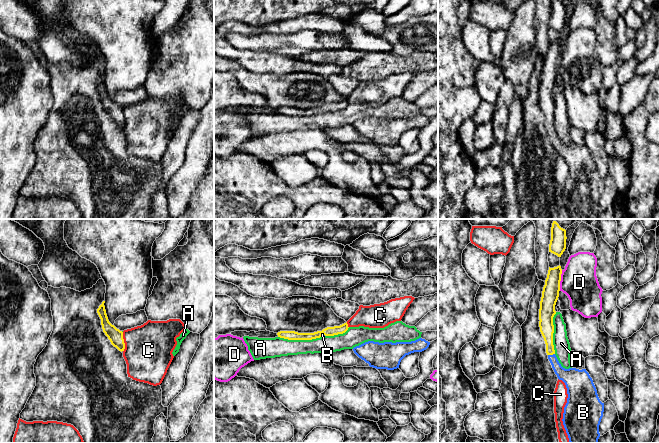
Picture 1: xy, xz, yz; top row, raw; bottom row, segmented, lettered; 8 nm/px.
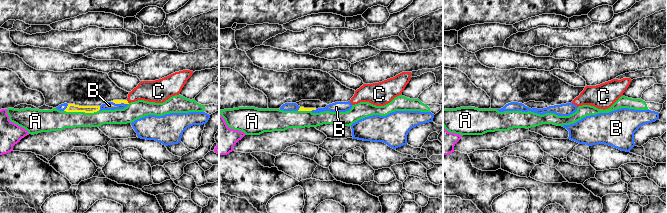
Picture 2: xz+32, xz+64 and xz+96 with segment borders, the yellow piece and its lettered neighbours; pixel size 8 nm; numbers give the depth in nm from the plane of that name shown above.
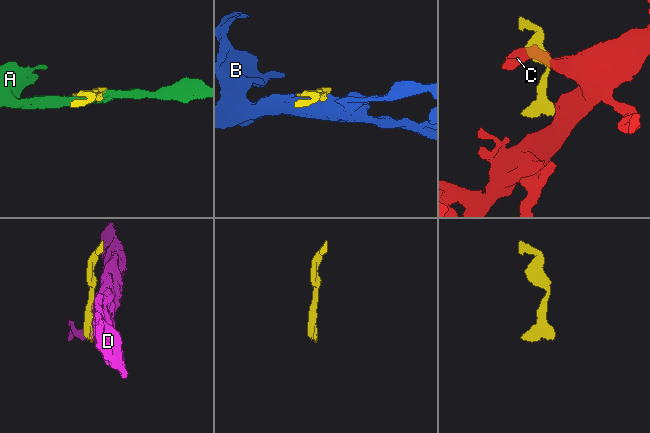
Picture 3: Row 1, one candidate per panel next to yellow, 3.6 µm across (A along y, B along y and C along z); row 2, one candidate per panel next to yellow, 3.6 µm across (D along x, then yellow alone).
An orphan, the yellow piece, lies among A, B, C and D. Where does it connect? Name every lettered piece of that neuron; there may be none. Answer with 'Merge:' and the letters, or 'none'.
Merge: B

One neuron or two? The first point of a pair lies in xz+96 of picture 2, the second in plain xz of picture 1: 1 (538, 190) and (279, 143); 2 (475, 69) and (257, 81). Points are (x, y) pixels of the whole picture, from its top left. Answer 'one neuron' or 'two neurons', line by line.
1: two neurons
2: one neuron

